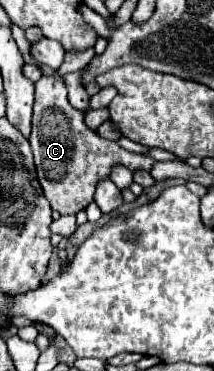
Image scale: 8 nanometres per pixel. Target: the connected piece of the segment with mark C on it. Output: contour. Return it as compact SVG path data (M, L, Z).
M87 47L83 51L65 51L65 61L57 69L57 75L41 77L35 83L33 131L29 143L35 155L37 179L43 187L43 193L51 203L51 209L59 211L61 215L69 215L85 209L93 201L97 183L109 177L109 167L113 167L113 163L125 163L125 167L129 167L131 171L135 169L149 171L149 167L155 163L151 157L129 153L121 149L115 141L109 141L101 137L97 131L87 129L87 125L83 123L83 113L69 105L63 75L83 69L93 55L95 55L95 47Z

